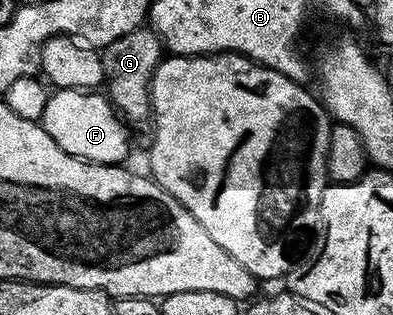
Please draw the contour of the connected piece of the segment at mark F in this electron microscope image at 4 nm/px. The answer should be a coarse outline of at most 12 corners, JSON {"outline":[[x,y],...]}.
{"outline":[[61,88],[43,129],[69,154],[122,165],[129,128],[106,95]]}

